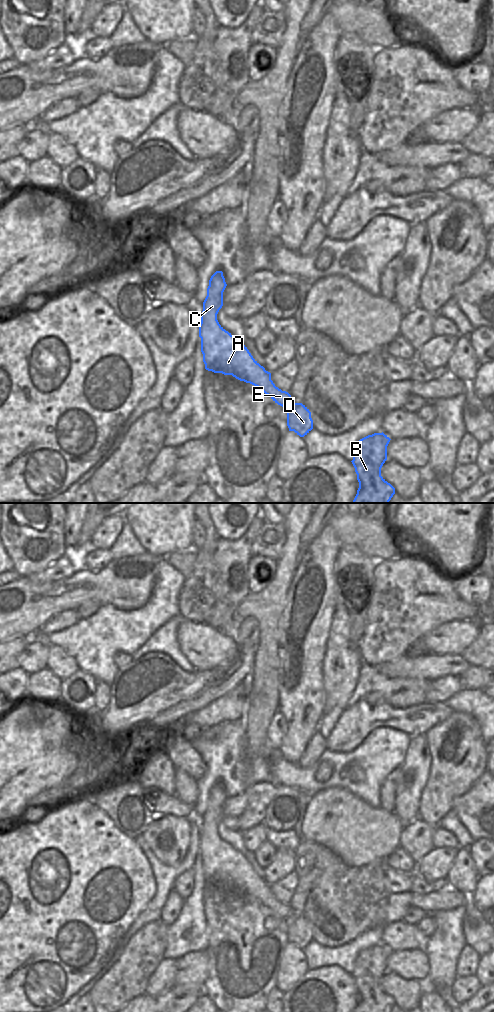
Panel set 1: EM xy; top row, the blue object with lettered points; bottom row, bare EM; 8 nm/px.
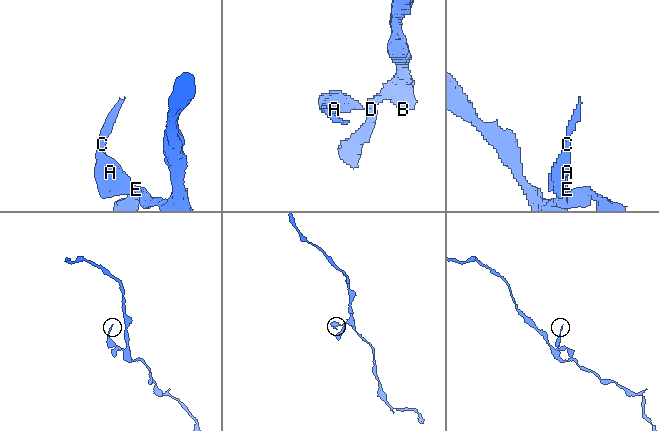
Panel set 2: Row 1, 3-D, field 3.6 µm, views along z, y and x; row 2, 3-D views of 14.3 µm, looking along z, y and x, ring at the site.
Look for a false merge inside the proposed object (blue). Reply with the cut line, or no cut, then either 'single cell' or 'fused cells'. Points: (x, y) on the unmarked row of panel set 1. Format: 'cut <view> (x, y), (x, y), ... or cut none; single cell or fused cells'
cut xy (294, 914), (285, 919); fused cells

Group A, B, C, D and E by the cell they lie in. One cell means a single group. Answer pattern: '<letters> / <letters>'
A C E / B D

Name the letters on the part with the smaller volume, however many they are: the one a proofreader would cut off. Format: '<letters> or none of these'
A, C, E

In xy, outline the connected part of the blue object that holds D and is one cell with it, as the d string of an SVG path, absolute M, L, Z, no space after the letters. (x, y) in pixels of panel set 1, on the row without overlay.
M293 915L285 919L287 922L287 938L289 943L294 943L304 949L313 941L311 924L302 915Z

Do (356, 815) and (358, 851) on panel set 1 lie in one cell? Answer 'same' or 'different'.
same

